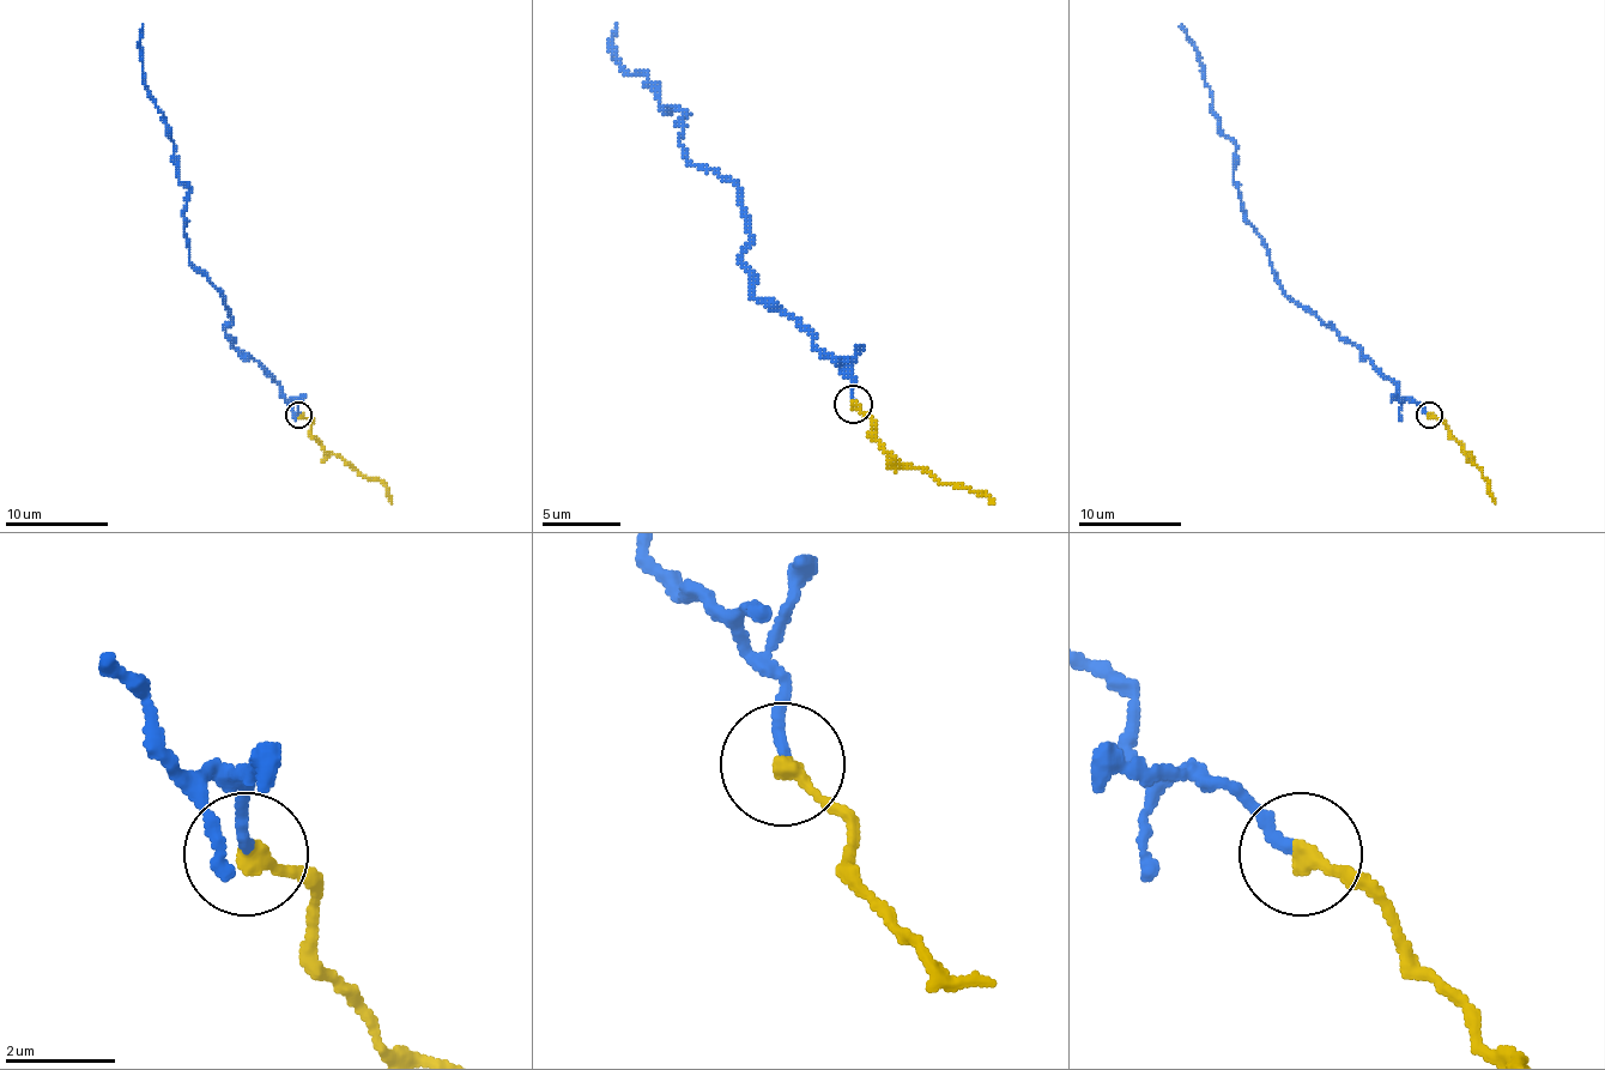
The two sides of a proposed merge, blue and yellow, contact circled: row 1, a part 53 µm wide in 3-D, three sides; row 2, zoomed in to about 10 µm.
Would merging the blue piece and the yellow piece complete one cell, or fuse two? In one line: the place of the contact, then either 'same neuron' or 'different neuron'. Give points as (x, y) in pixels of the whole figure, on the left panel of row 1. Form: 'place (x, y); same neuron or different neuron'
place (298, 415); same neuron

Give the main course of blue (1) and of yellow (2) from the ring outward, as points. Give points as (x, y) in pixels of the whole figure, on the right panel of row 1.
1: (1428, 415), (1290, 298), (1264, 239), (1243, 216), (1236, 146), (1212, 112), (1199, 53), (1181, 24)
2: (1430, 415), (1440, 421), (1471, 457), (1495, 503)

